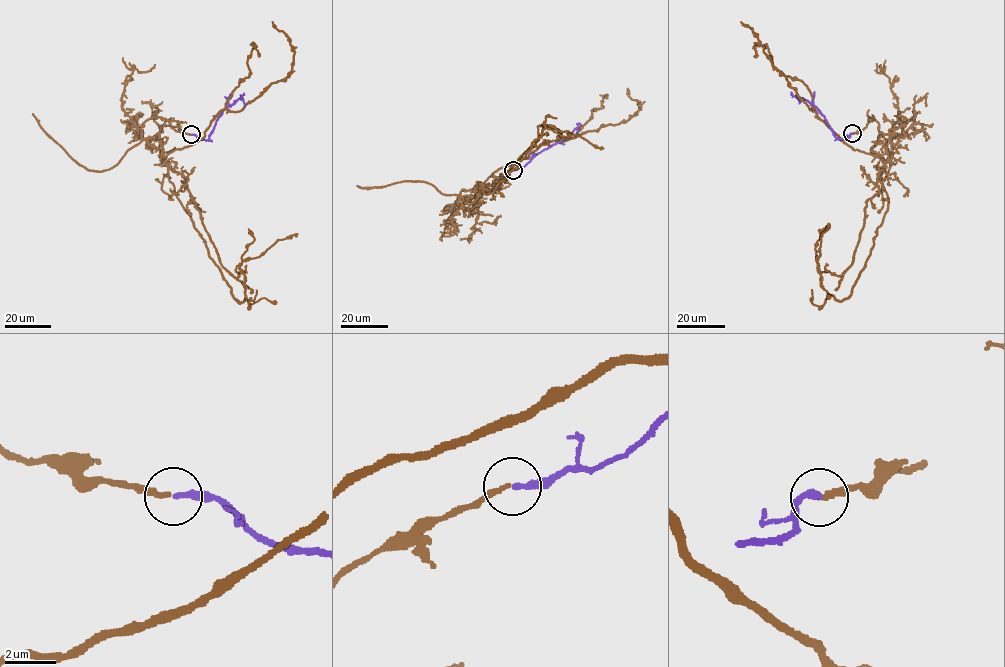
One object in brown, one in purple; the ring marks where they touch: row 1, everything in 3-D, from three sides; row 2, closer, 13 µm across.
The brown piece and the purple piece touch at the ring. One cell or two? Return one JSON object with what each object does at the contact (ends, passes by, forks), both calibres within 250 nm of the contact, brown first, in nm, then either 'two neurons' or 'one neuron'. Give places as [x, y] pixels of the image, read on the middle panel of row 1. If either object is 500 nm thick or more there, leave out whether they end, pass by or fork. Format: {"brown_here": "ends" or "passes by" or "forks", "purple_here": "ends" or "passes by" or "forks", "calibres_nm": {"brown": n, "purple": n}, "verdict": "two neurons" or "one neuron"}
{"brown_here": "ends", "purple_here": "ends", "calibres_nm": {"brown": 200, "purple": 240}, "verdict": "one neuron"}

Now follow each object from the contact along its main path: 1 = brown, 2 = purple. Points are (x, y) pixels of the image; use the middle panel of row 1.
1: (513, 170), (460, 195), (477, 198), (480, 188), (492, 193), (542, 124), (603, 148)
2: (513, 170), (524, 166), (533, 155), (566, 137), (577, 127), (578, 130)

